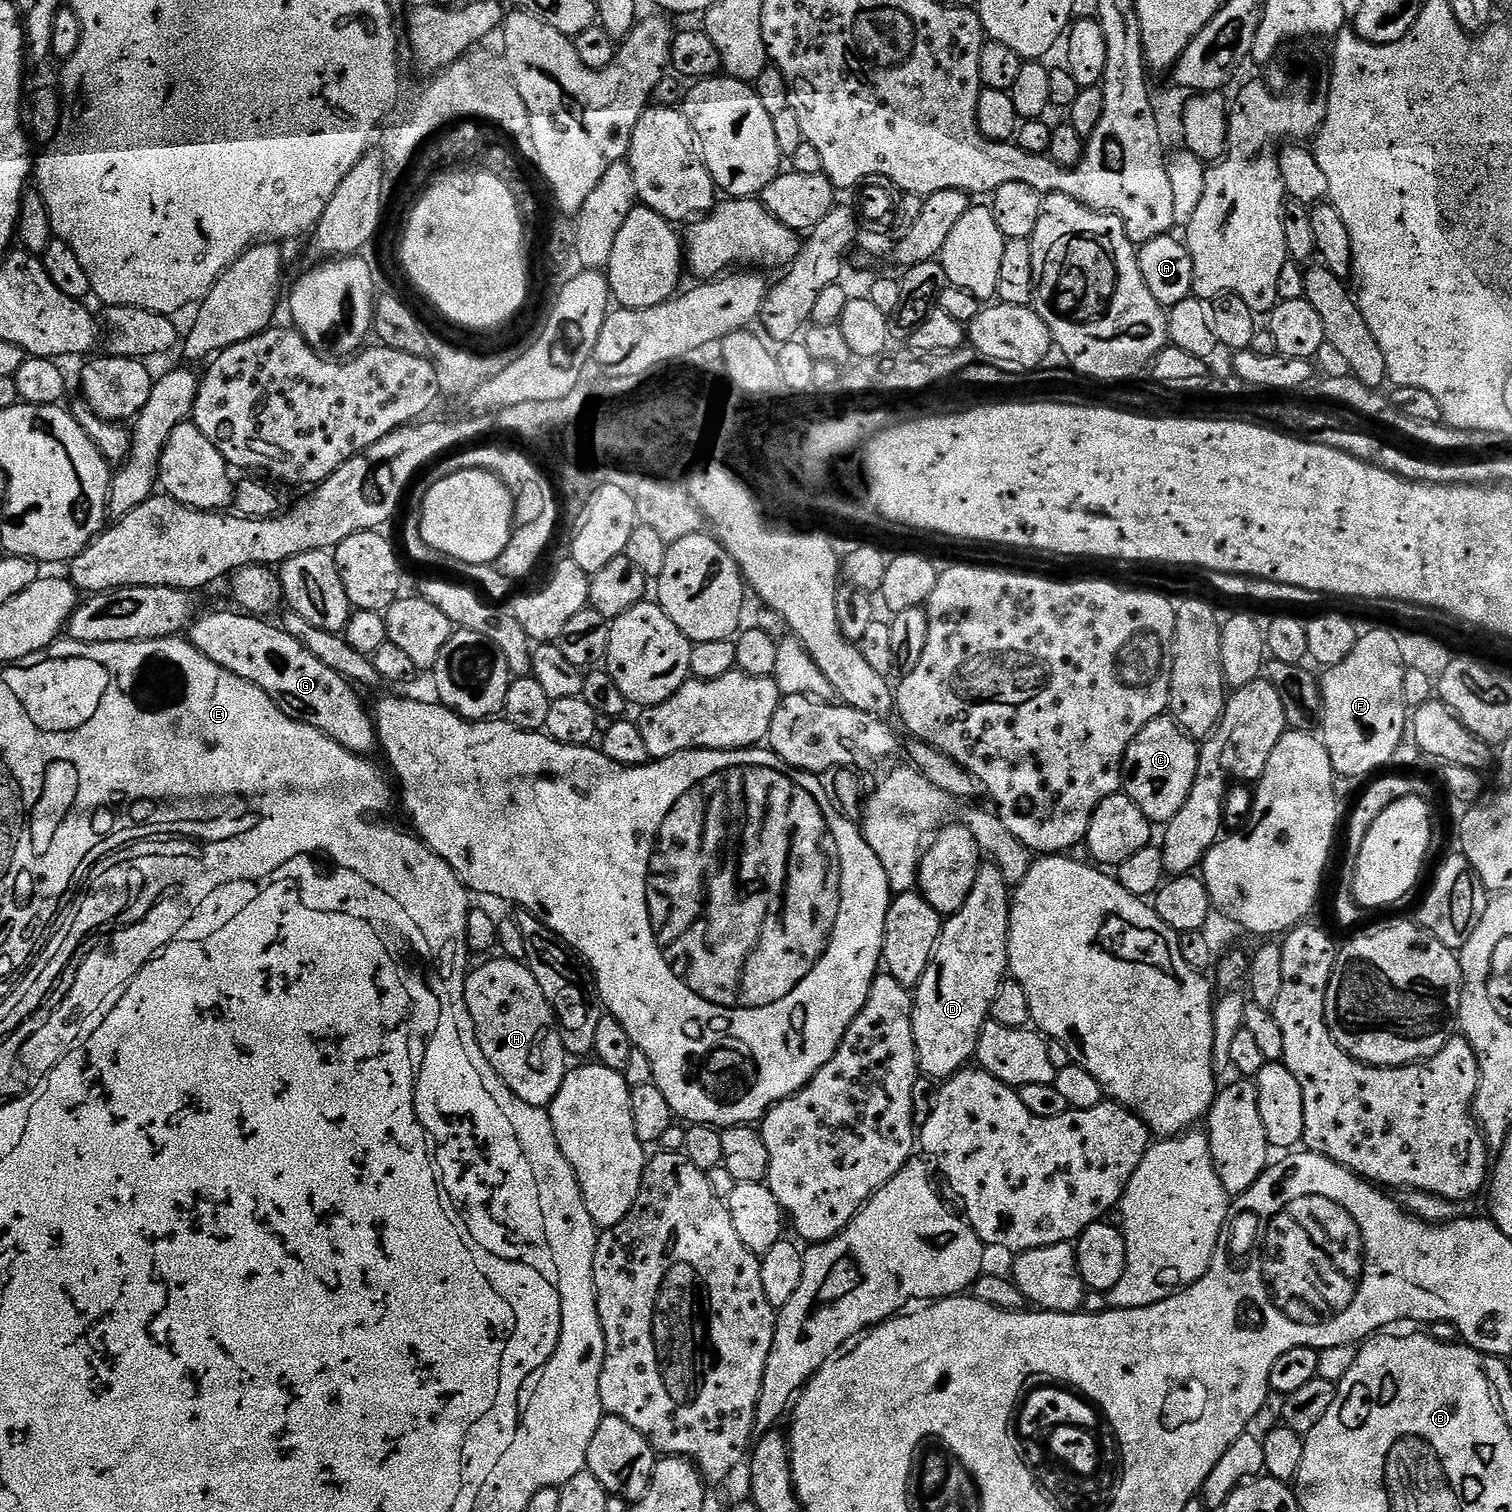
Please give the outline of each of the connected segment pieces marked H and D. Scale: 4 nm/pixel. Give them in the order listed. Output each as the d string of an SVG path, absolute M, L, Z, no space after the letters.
M499 959L488 960L481 968L473 967L464 981L464 997L470 1010L470 1018L476 1027L478 1046L482 1046L482 1054L486 1054L486 1062L490 1062L496 1075L502 1078L510 1091L522 1098L522 1102L530 1102L530 1106L547 1109L558 1094L566 1071L566 1053L556 1016L527 963Z
M981 863L970 898L962 902L962 910L943 921L930 966L914 988L916 1067L935 1082L961 1071L976 1055L982 1026L988 1023L994 998L1009 975L1009 922L1010 885L998 865Z

